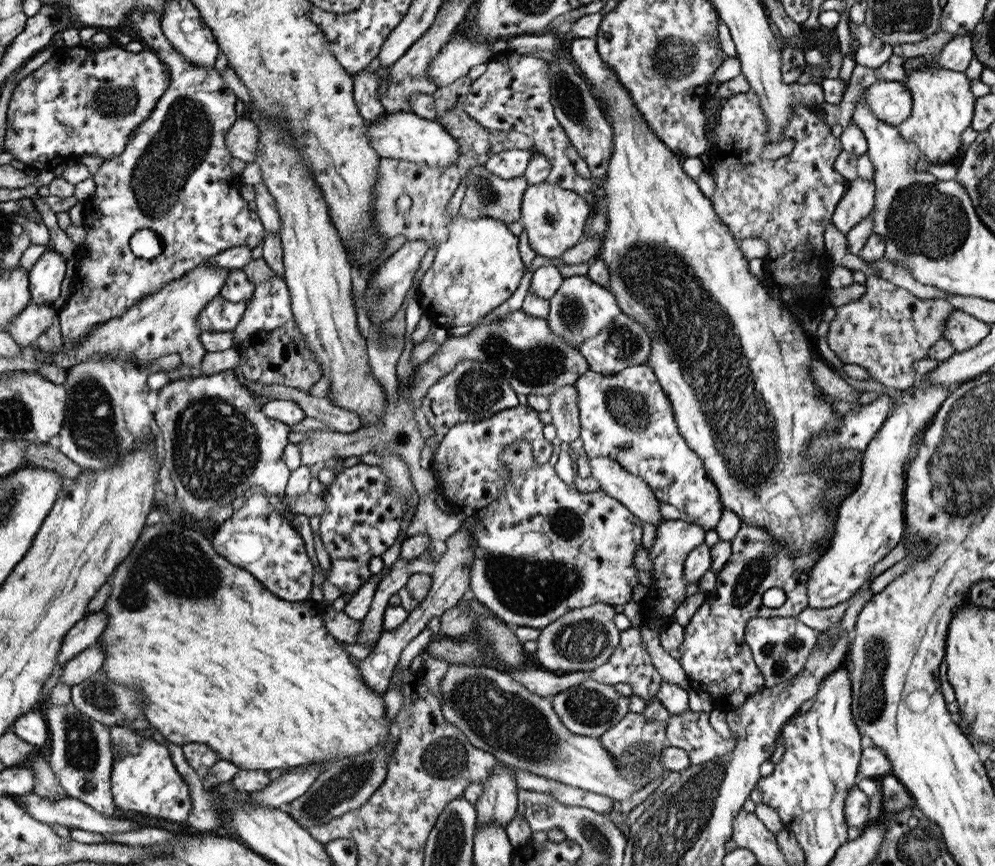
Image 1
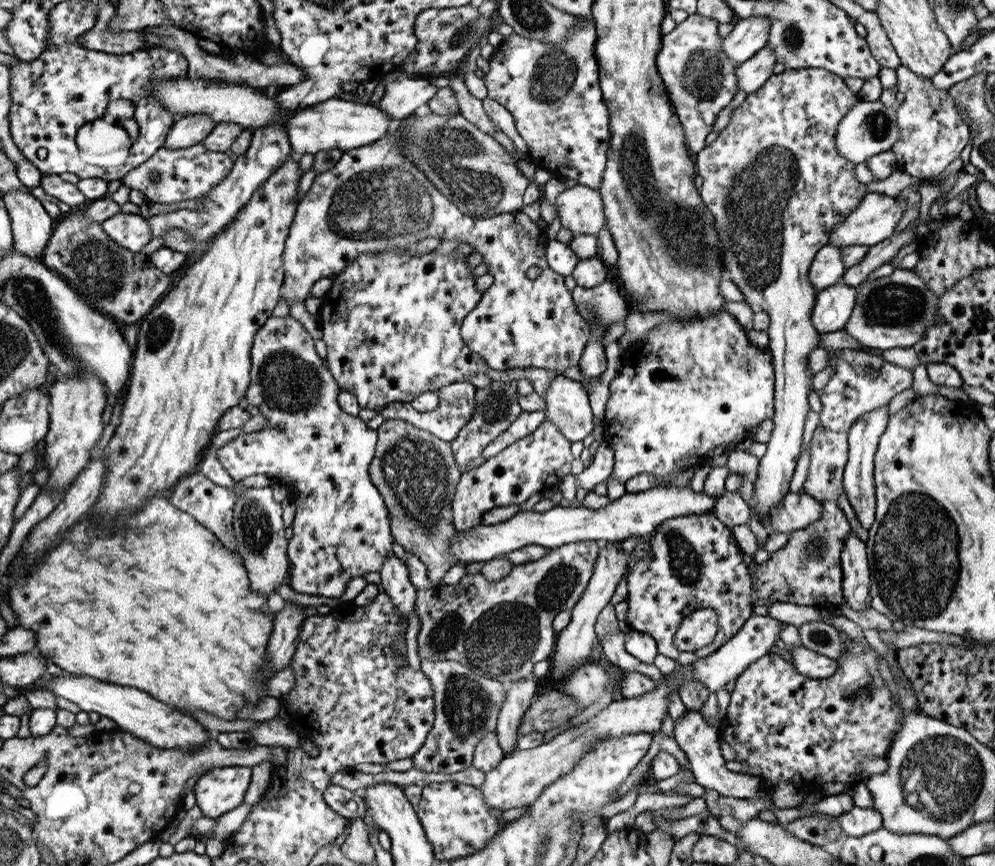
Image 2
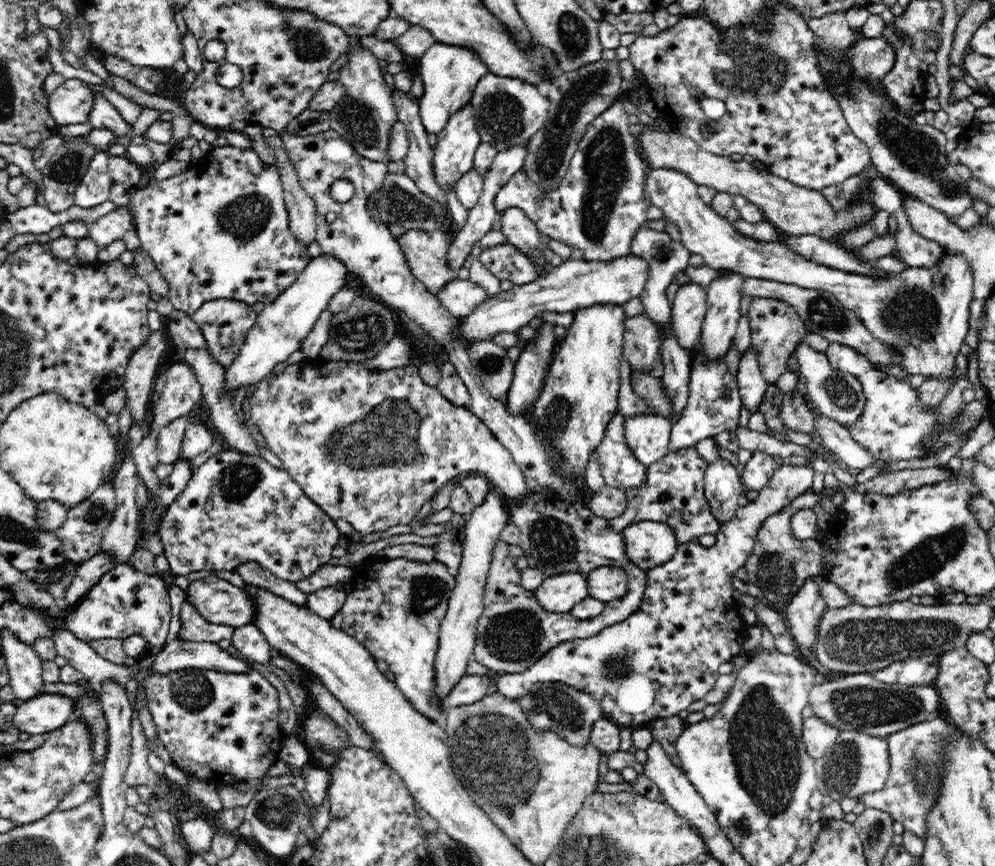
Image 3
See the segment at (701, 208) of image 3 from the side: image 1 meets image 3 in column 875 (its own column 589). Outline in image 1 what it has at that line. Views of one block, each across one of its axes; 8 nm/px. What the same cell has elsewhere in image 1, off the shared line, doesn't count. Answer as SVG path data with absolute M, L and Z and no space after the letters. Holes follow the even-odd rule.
M574 275L565 278L560 289L550 296L550 312L548 312L548 327L554 334L566 339L568 345L580 350L582 341L598 335L610 322L621 313L621 310L606 287L594 283L588 275Z

